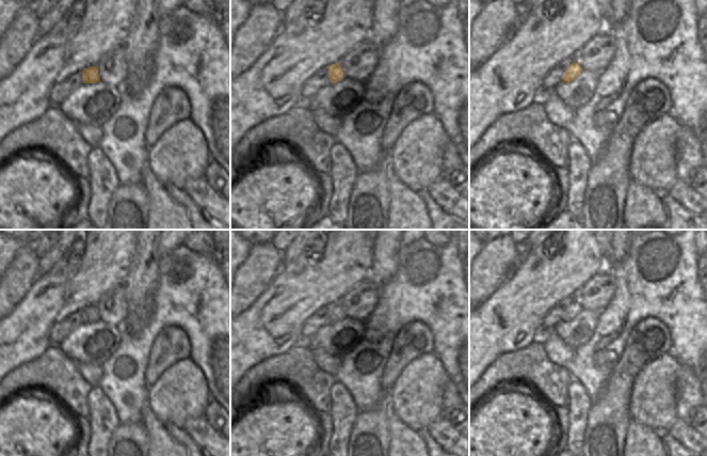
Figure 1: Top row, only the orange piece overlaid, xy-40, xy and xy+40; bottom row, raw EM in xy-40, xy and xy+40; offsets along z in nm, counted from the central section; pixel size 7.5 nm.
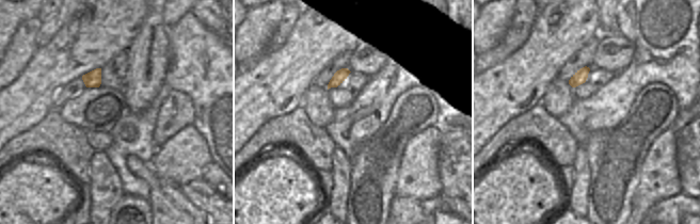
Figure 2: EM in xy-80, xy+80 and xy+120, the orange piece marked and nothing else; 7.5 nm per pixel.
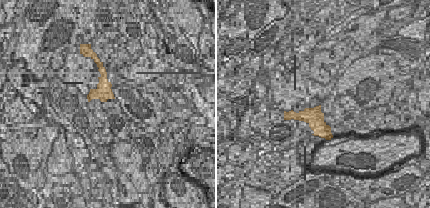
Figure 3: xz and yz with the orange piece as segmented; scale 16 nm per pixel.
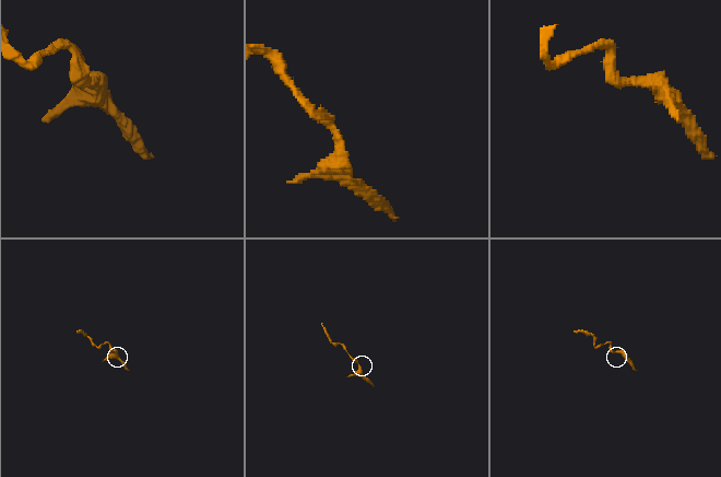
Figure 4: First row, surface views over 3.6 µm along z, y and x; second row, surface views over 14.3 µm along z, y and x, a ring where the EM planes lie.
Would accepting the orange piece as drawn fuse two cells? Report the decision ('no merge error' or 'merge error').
no merge error

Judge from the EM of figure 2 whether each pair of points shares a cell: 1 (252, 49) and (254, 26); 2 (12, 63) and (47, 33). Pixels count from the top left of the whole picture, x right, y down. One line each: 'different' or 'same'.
1: same
2: different

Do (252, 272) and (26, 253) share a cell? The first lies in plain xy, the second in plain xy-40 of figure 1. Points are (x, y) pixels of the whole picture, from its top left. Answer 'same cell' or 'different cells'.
same cell

